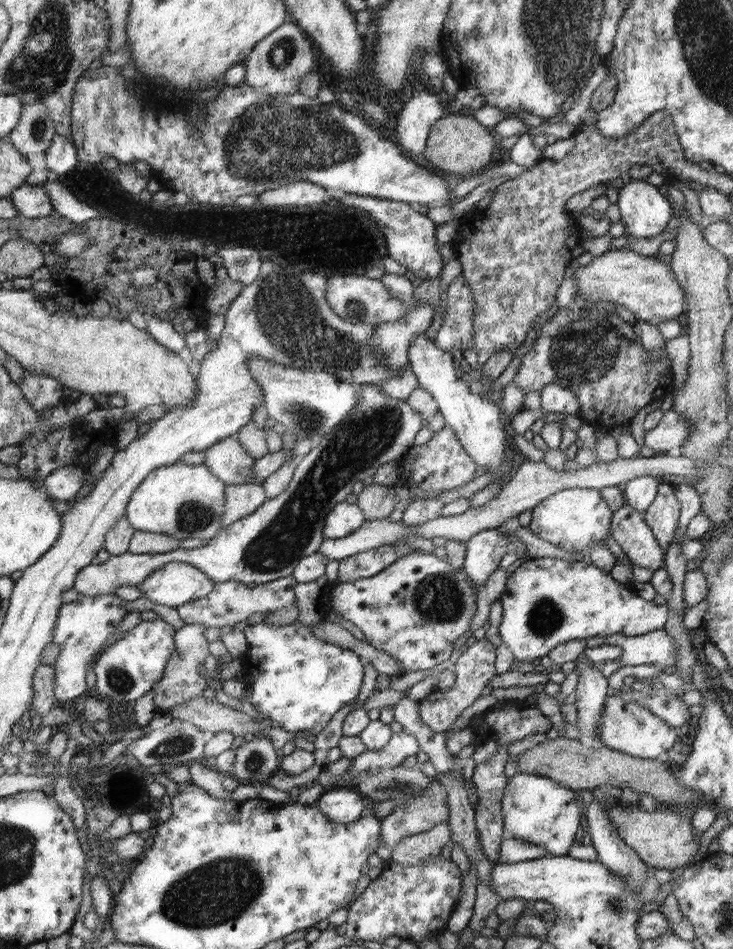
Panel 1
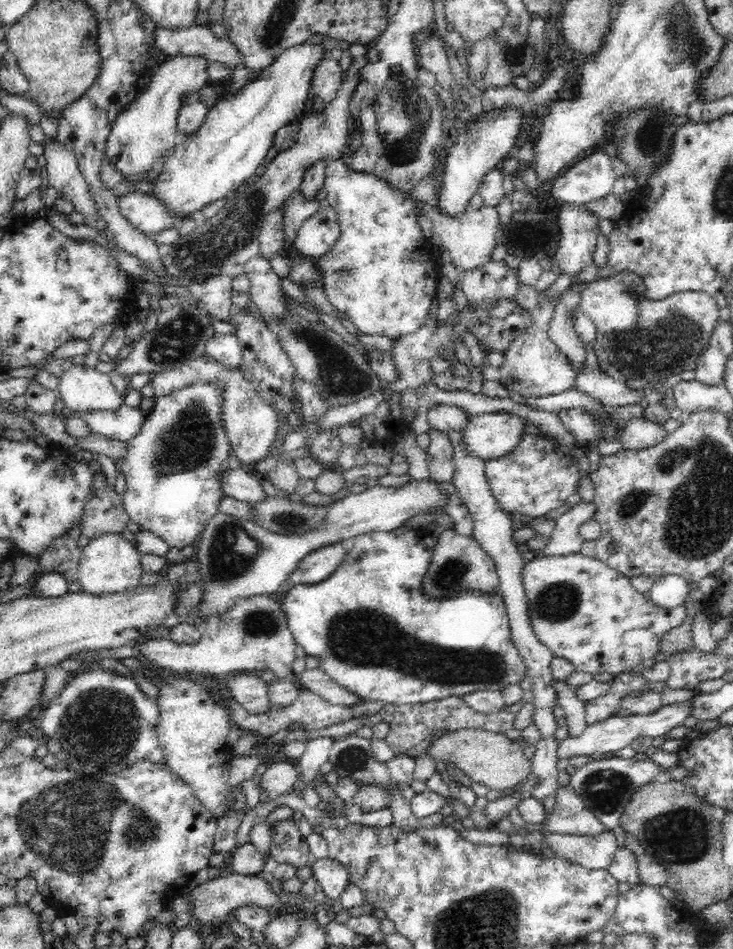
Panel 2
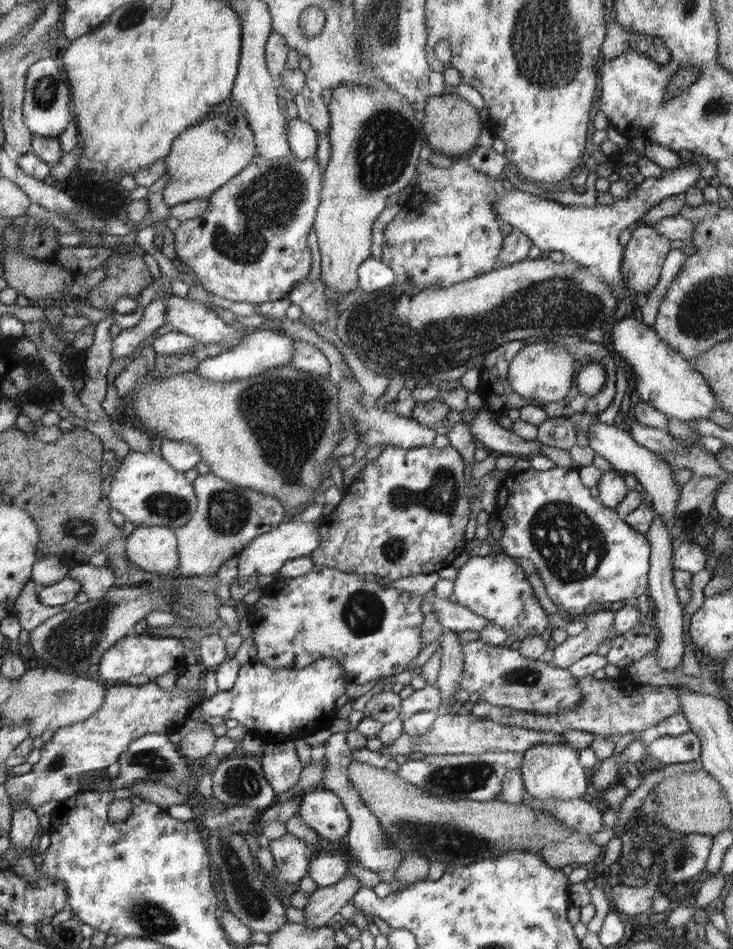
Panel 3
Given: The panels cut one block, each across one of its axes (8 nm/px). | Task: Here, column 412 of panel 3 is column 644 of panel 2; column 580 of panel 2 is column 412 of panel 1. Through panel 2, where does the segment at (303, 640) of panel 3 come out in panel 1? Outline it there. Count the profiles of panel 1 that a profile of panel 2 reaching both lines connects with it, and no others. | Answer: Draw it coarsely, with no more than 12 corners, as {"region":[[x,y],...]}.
{"region":[[423,551],[336,581],[332,610],[404,673],[451,658],[477,609]]}

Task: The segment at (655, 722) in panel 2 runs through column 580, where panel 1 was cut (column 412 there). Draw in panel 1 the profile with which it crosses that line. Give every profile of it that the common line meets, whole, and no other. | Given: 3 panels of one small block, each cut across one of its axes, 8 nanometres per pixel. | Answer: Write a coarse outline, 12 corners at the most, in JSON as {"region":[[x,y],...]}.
{"region":[[404,730],[394,732],[382,750],[351,759],[348,771],[394,768],[420,750]]}

